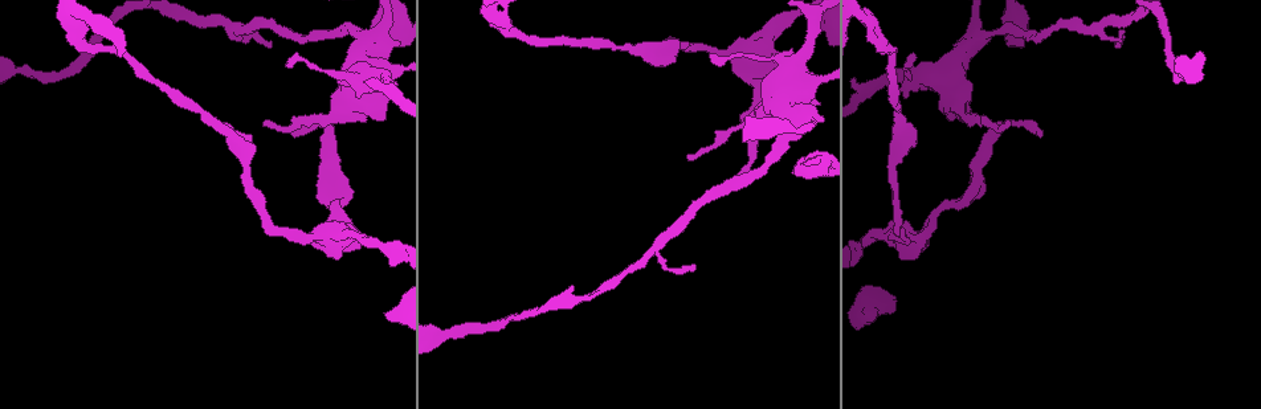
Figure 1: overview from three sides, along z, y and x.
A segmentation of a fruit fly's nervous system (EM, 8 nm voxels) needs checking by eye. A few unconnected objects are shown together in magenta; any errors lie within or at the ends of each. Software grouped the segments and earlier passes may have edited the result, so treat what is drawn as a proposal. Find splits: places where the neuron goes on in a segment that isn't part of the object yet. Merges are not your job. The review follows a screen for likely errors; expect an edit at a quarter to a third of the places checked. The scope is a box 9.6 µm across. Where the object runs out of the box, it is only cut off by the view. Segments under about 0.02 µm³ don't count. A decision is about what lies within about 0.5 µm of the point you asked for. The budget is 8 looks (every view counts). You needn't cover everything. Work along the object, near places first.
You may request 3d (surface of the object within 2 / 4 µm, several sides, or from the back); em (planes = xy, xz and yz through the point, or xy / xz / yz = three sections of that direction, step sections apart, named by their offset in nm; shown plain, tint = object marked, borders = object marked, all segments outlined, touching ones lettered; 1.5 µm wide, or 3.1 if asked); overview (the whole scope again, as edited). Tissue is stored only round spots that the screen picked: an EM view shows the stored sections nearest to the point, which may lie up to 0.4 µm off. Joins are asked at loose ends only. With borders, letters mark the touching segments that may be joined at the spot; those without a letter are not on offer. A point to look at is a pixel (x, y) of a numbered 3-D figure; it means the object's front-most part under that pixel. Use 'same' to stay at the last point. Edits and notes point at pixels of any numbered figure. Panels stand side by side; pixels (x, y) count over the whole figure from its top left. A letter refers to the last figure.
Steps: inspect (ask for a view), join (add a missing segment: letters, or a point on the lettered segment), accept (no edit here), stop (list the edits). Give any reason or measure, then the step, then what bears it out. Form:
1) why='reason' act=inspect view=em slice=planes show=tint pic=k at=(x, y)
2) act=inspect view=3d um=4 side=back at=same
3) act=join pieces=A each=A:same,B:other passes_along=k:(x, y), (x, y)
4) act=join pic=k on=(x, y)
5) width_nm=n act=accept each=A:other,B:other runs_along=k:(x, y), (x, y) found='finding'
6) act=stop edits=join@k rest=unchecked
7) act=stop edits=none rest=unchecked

why='branch stops here' act=inspect view=em slice=planes show=borders pic=1 at=(288, 62)

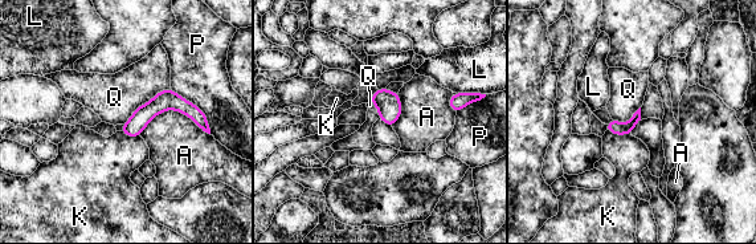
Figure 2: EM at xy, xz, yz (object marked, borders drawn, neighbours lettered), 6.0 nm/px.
act=accept each=A:other,K:other,L:other,P:other,Q:other runs_along=2:(204, 126), (179, 104), (158, 104), (125, 129) found='none of them fits'

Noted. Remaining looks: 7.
why='tapers out' act=inspect view=3d um=2 pic=1 at=(1115, 43)

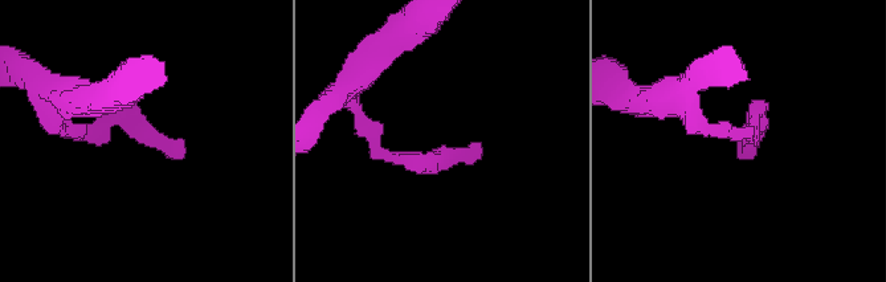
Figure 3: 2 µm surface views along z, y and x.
act=inspect view=em slice=xy step=4 show=tint pic=3 at=(184, 147)

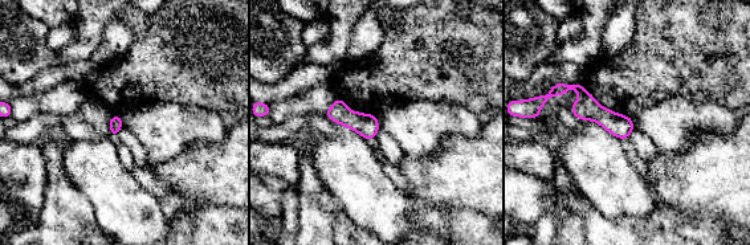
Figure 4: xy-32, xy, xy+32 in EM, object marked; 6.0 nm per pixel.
act=inspect view=em slice=planes show=borders at=same

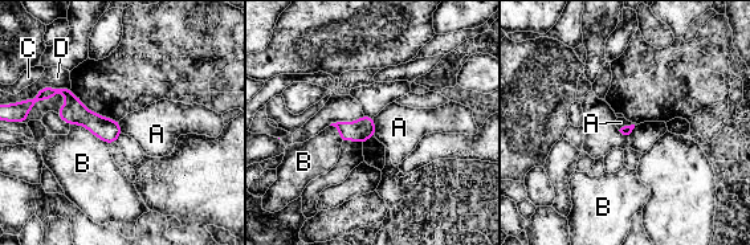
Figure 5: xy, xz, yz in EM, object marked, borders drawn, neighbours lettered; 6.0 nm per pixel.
longest_contact=B:260nm act=accept each=A:other,B:other,C:other,D:other found='no lettered segment goes on from it'

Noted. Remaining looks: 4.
why='end of a long branch' act=inspect view=em slice=planes show=tint pic=1 at=(1039, 130)

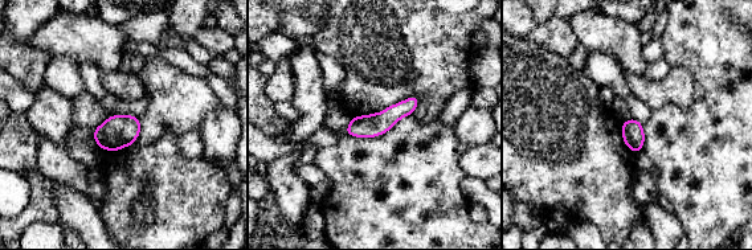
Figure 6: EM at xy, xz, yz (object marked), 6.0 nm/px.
why='see the neighbours' act=inspect view=em slice=planes show=borders at=same

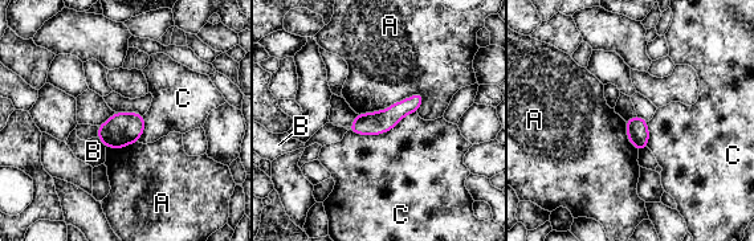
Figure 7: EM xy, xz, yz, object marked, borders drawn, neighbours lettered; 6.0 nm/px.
act=accept each=A:other,B:other,C:other border=7:(424, 96), (358, 114) found='no lettered segment goes on from it'

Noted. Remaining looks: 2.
act=stop edits=none rest=unchecked

